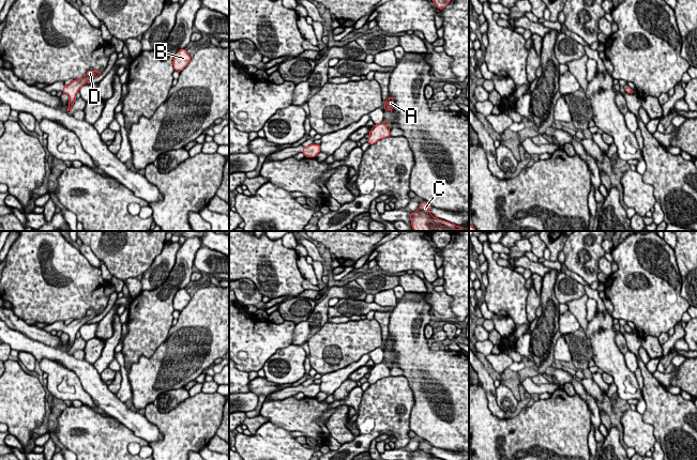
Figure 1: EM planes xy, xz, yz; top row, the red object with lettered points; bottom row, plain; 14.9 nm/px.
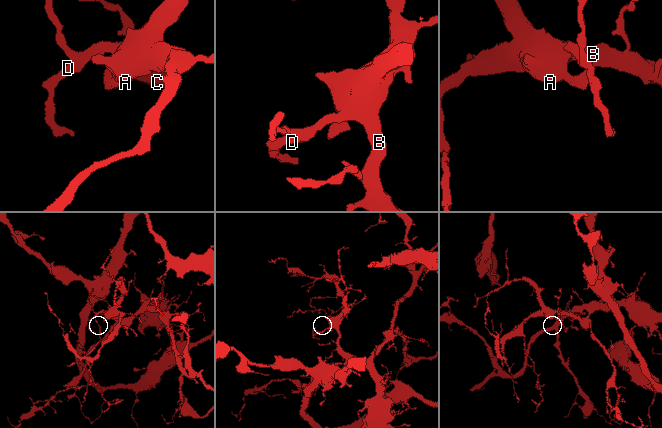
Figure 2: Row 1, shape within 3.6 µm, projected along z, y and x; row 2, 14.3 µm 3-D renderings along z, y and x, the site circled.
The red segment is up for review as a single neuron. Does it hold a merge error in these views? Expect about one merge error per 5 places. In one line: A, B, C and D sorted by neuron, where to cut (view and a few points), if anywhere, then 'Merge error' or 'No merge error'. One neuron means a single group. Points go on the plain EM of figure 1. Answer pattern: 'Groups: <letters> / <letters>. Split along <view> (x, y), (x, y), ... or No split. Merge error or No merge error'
Groups: A B C D. No split. No merge error

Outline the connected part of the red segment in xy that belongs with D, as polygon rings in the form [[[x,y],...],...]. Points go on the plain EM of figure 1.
[[[88,310],[86,316],[82,319],[76,319],[73,320],[70,324],[65,325],[62,328],[62,332],[69,335],[69,347],[66,348],[66,352],[69,352],[75,340],[76,340],[76,333],[79,332],[80,327],[86,324],[88,321],[92,320],[93,318],[97,317],[99,315],[101,315],[102,311],[100,310]]]

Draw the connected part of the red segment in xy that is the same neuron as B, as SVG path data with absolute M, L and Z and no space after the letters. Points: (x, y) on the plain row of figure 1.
M180 289L172 301L175 310L181 311L191 301L191 296L187 293L186 289Z

